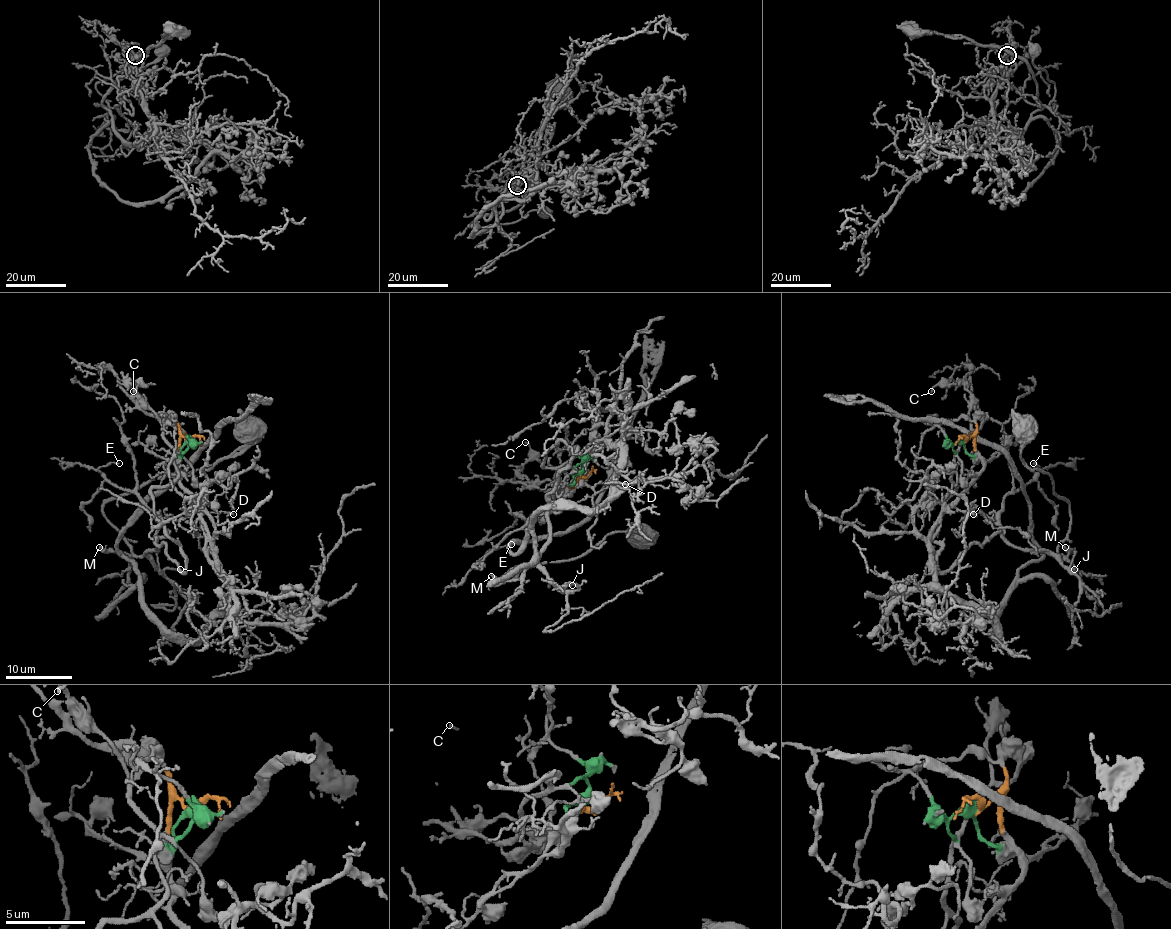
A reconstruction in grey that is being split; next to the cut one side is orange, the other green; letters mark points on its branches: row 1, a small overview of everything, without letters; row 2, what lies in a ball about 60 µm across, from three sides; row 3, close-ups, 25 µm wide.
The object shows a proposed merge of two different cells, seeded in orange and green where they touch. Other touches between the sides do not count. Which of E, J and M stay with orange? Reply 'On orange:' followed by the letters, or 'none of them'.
On orange: none of them

